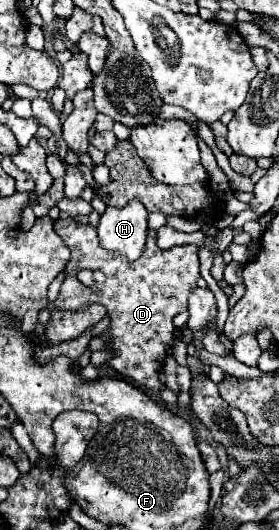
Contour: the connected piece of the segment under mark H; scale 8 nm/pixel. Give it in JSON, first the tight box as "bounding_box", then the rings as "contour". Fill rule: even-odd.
{"bounding_box":[97,201,149,261],"contour":[[[129,201],[121,209],[107,207],[97,227],[101,247],[121,251],[131,261],[139,259],[147,241],[147,217],[149,211],[139,201]]]}

